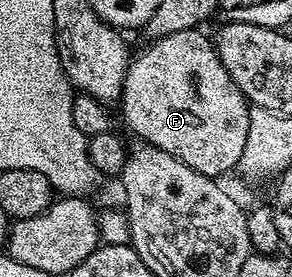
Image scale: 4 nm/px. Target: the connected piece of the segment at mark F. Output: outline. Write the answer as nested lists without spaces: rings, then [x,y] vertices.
[[[202,30],[169,33],[169,37],[148,42],[140,55],[132,58],[123,82],[123,94],[117,107],[123,110],[123,119],[129,130],[144,143],[152,143],[157,149],[177,157],[189,169],[212,177],[223,177],[226,171],[238,168],[243,162],[245,137],[249,137],[251,107],[247,98],[237,89],[233,77],[221,65],[215,44],[202,35]]]

